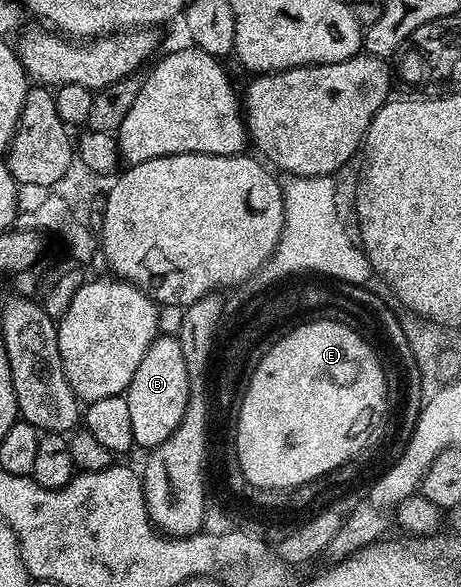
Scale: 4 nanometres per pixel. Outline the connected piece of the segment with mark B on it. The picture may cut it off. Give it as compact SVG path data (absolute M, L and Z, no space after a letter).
M176 337L154 338L143 360L139 360L139 368L135 368L135 376L124 397L127 408L131 408L131 432L138 447L152 448L163 444L163 440L179 428L189 399L189 377L187 364L183 364L183 348Z

